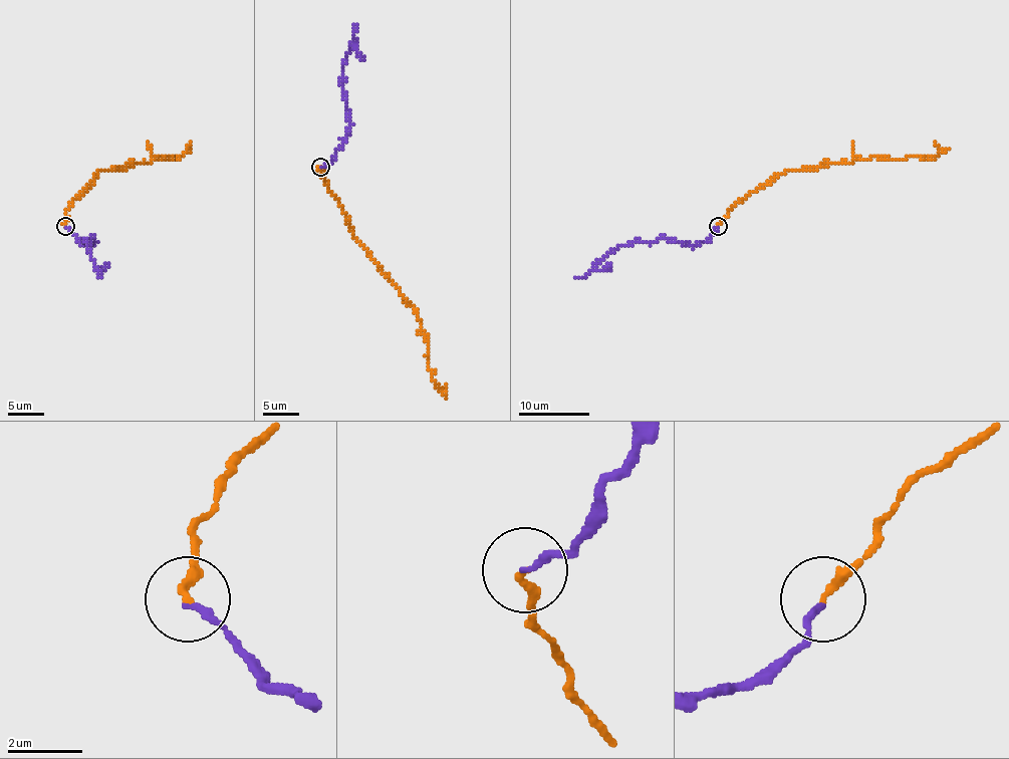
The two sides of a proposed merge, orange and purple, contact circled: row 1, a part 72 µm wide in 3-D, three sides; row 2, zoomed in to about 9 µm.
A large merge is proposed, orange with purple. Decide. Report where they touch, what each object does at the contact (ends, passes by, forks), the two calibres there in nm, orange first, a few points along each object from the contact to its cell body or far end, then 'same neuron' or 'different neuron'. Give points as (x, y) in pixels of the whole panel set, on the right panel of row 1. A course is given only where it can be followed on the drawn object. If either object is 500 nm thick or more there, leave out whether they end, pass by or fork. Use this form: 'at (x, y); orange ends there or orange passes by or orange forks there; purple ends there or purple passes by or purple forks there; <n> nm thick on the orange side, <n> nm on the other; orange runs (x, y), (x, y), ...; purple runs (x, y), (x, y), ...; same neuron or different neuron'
at (718, 226); orange ends there; purple ends there; 220 nm thick on the orange side, 180 nm on the other; orange runs (718, 226), (734, 205), (788, 171), (860, 159), (932, 157), (940, 154), (934, 143); purple runs (718, 226), (706, 241), (690, 244), (656, 239), (616, 246), (588, 273), (574, 276); same neuron

